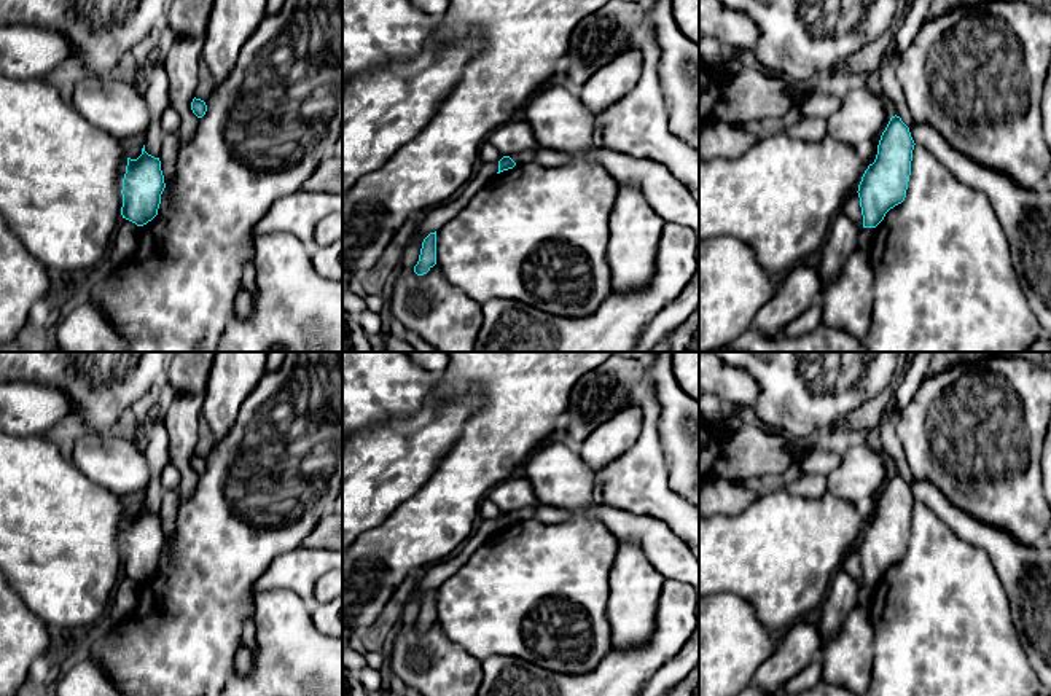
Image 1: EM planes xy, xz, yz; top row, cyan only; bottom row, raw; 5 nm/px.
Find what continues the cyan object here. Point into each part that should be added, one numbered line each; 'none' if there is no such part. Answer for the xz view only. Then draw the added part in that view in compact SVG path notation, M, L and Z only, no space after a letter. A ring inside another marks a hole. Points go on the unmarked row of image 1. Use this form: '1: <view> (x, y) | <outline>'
none

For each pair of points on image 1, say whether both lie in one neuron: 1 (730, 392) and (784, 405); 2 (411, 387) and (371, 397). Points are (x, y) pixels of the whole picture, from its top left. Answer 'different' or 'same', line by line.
1: different
2: same

